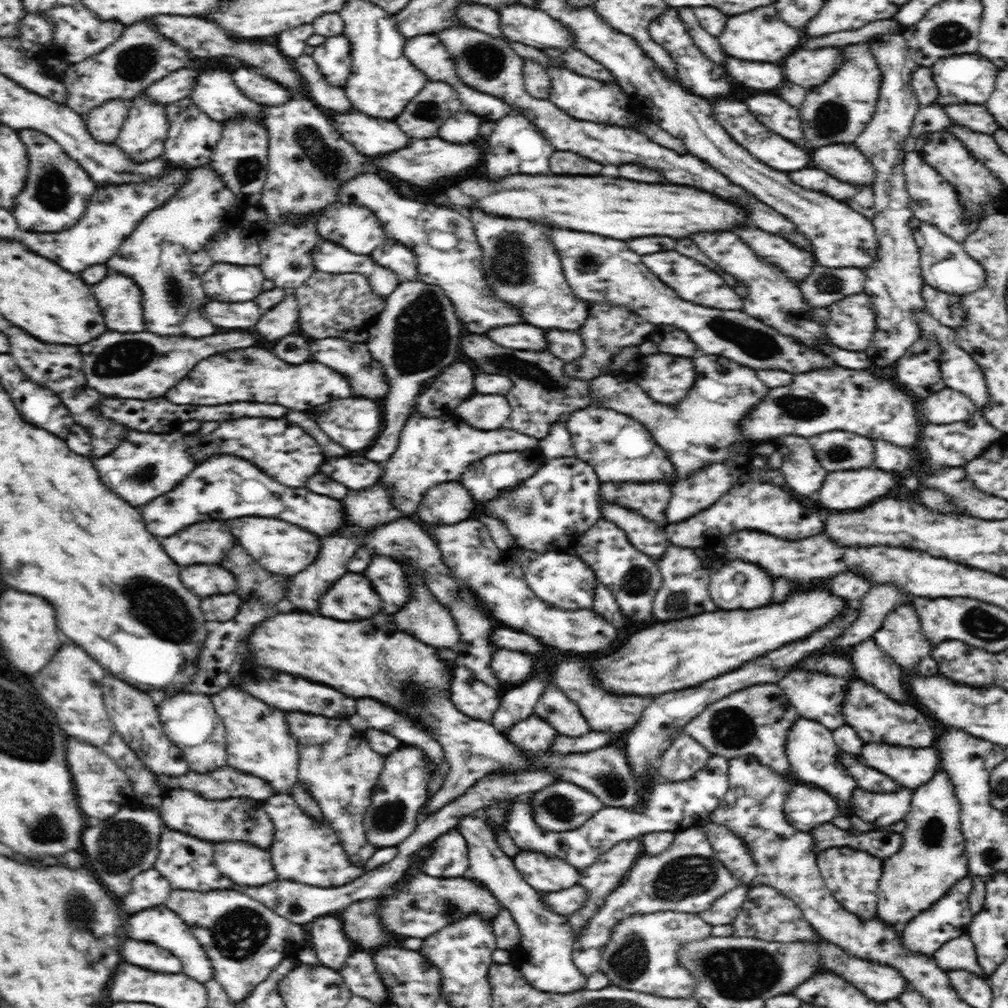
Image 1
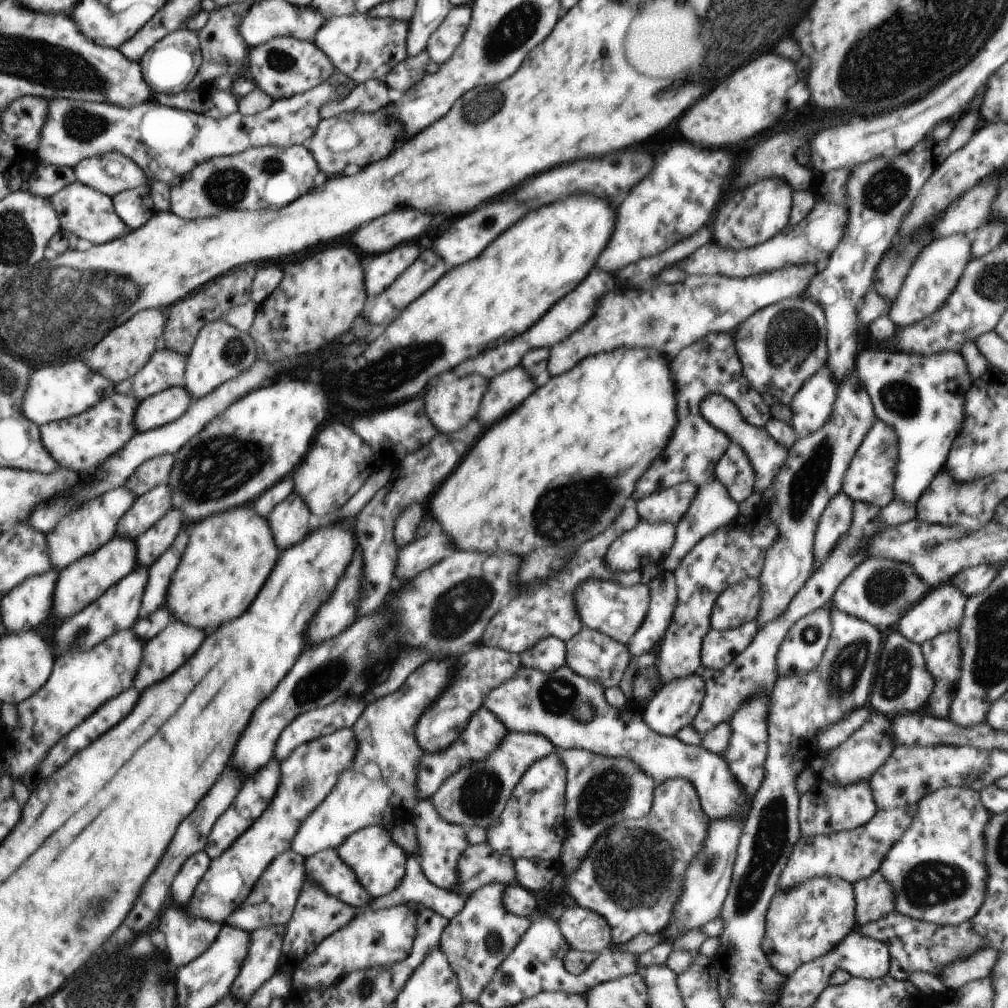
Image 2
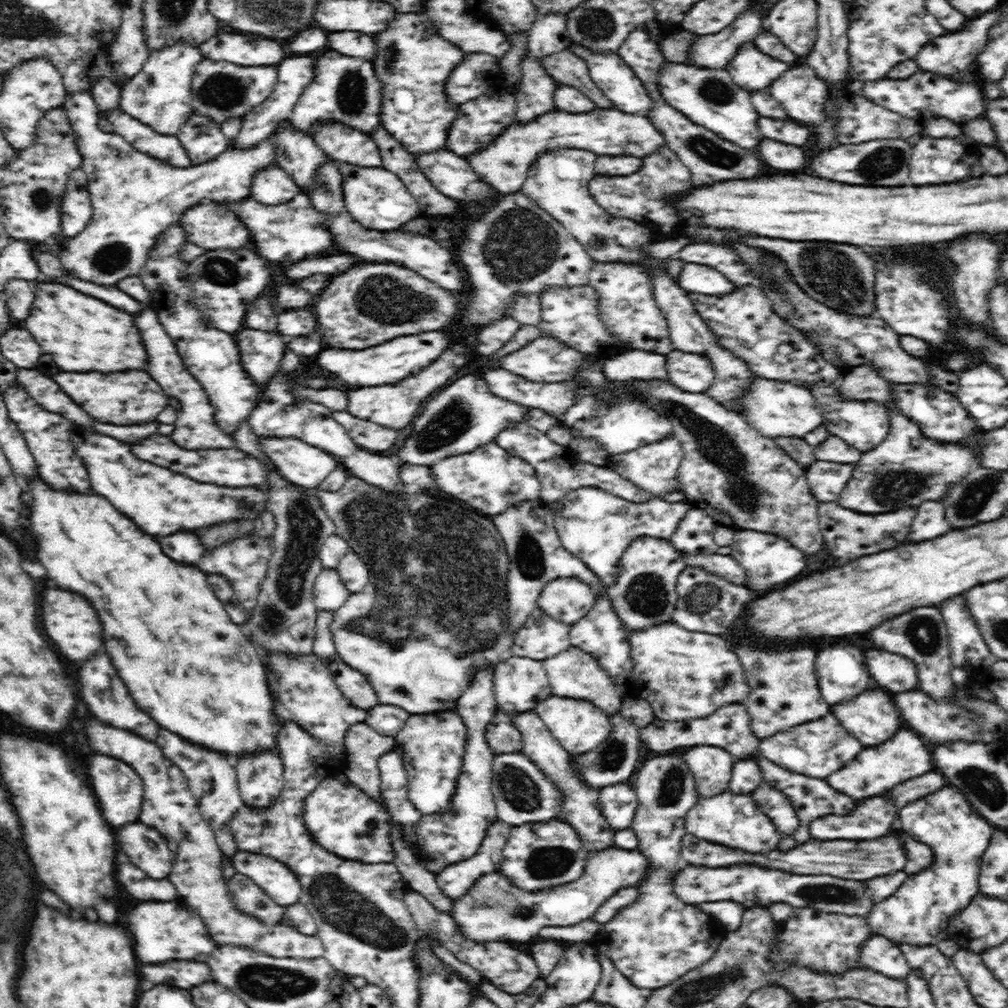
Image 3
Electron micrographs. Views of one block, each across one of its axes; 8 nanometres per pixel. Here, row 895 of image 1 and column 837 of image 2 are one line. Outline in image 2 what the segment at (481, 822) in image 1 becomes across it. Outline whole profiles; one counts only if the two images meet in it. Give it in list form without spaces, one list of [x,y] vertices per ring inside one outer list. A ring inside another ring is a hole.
[[[842,491],[828,503],[820,516],[814,540],[813,553],[817,565],[822,564],[839,540],[848,532],[853,518],[853,500]]]

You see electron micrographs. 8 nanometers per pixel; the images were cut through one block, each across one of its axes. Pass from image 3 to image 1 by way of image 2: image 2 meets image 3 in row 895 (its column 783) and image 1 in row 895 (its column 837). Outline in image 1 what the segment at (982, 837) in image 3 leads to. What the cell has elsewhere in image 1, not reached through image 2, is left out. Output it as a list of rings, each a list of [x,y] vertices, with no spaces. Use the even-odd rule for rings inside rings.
[[[940,770],[929,782],[914,791],[910,810],[903,820],[906,822],[906,827],[901,834],[904,839],[902,848],[883,860],[877,892],[877,917],[897,927],[905,926],[906,922],[929,910],[958,880],[968,877],[970,873],[965,839],[961,832],[960,802],[956,799],[954,786],[946,773]]]

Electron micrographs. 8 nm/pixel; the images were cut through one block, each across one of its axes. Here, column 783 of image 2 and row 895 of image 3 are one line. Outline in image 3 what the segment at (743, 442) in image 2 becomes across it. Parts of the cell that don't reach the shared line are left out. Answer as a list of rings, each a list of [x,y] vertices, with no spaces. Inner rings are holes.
[[[494,821],[488,827],[484,842],[474,856],[456,864],[445,866],[436,874],[436,882],[442,892],[456,900],[468,892],[474,882],[488,872],[499,872],[504,844],[508,840],[511,825]]]

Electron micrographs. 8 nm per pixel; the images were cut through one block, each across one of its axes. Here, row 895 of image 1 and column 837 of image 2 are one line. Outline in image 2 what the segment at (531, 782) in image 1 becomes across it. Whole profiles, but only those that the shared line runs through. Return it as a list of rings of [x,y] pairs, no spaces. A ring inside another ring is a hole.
[[[982,96],[978,100],[974,100],[970,106],[972,110],[968,114],[964,114],[964,118],[956,124],[956,130],[950,134],[948,140],[944,142],[932,142],[932,140],[922,140],[918,142],[918,146],[912,150],[912,152],[906,152],[906,154],[884,154],[874,158],[872,162],[866,162],[866,164],[857,164],[852,167],[850,172],[850,180],[846,182],[846,208],[848,208],[848,224],[846,224],[846,236],[842,238],[842,244],[832,252],[832,258],[827,263],[821,266],[814,278],[810,280],[808,288],[804,290],[806,298],[812,298],[816,304],[822,304],[822,310],[827,320],[827,348],[828,358],[827,364],[834,376],[834,384],[838,389],[838,384],[848,378],[852,372],[854,372],[854,364],[858,352],[858,344],[856,340],[859,340],[858,332],[860,322],[858,322],[858,316],[856,312],[859,308],[861,300],[864,298],[866,292],[870,292],[870,288],[873,288],[875,276],[877,275],[877,266],[881,262],[882,254],[886,252],[886,248],[889,248],[896,237],[896,232],[899,232],[900,222],[902,218],[908,214],[914,198],[918,196],[920,188],[926,184],[926,180],[934,174],[934,170],[954,152],[958,150],[960,146],[966,144],[966,140],[972,140],[974,136],[974,128],[978,128],[978,104],[980,104]]]

